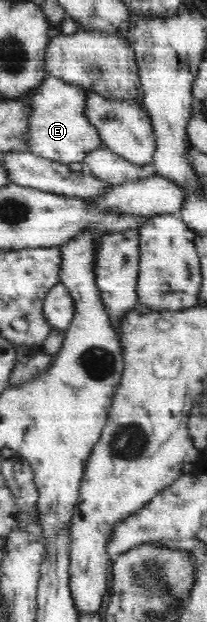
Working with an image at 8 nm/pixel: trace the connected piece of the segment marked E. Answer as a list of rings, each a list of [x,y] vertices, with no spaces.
[[[53,76],[45,77],[41,86],[28,99],[28,150],[33,155],[67,166],[83,163],[88,153],[102,146],[96,129],[84,116],[84,101],[88,97],[89,93],[78,85],[65,84]]]

